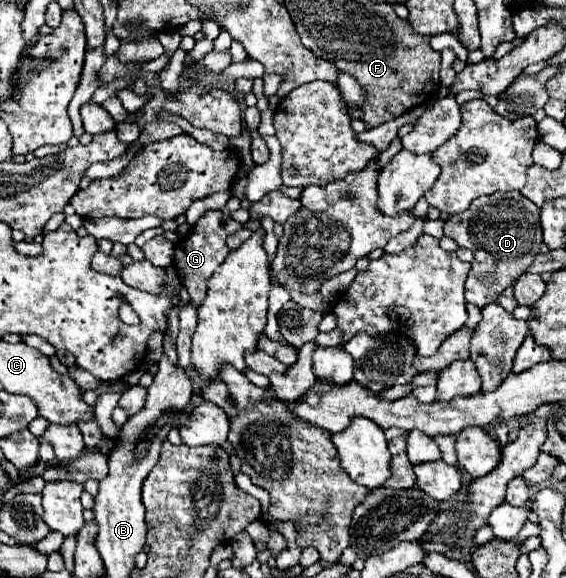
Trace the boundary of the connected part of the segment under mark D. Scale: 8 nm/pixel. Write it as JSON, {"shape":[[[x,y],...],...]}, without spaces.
{"shape":[[[493,193],[479,197],[465,213],[451,215],[443,229],[445,235],[455,239],[459,247],[475,253],[465,283],[465,299],[477,307],[497,301],[503,289],[513,285],[533,263],[533,257],[539,253],[539,245],[543,243],[539,207],[521,193]]]}

